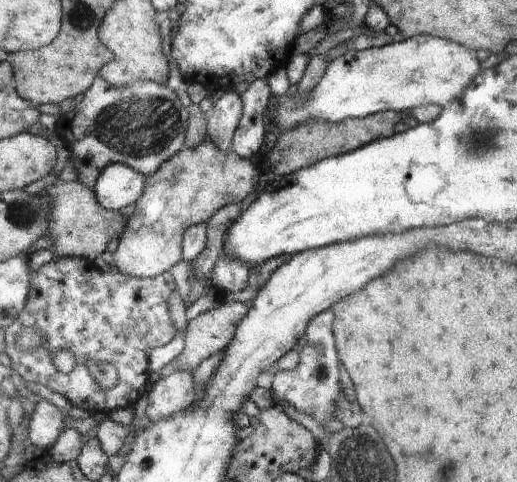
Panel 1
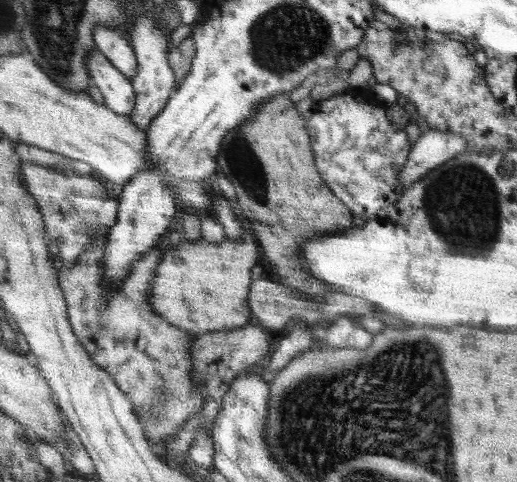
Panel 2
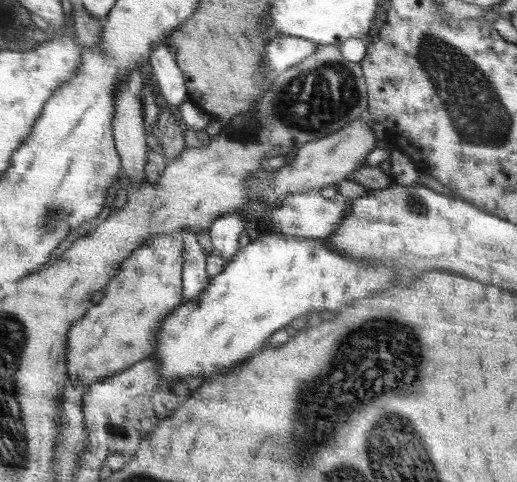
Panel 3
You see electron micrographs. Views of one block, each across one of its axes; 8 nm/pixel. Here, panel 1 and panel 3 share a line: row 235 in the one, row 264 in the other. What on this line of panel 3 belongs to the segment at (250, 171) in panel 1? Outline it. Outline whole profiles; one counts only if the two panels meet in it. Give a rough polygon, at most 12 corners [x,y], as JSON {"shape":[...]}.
{"shape":[[185,243],[139,249],[70,330],[90,388],[152,357],[184,304]]}

